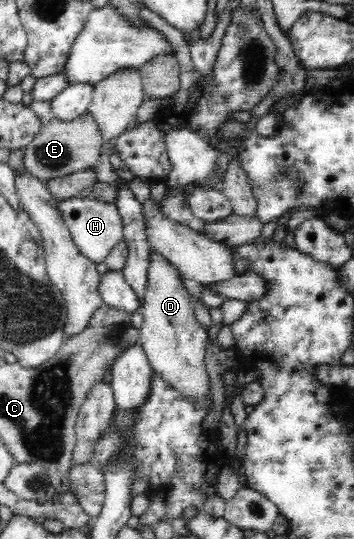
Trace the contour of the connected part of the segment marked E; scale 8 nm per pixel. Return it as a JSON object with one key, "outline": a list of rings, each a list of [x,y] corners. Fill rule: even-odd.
{"outline":[[[89,113],[72,121],[60,121],[56,118],[43,123],[39,134],[25,147],[22,153],[22,162],[25,170],[42,182],[62,178],[92,169],[101,159],[104,140],[97,128],[96,121]]]}

